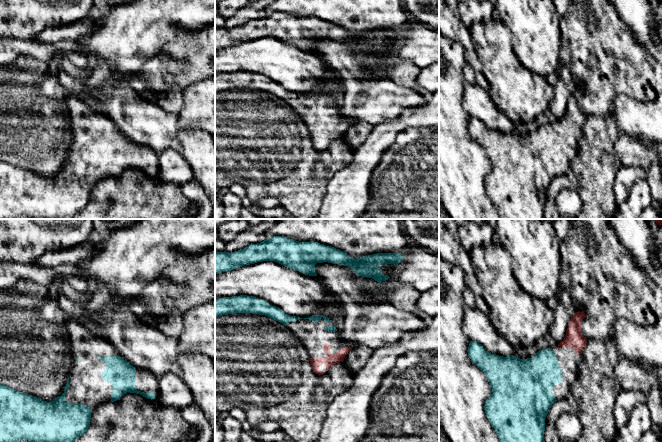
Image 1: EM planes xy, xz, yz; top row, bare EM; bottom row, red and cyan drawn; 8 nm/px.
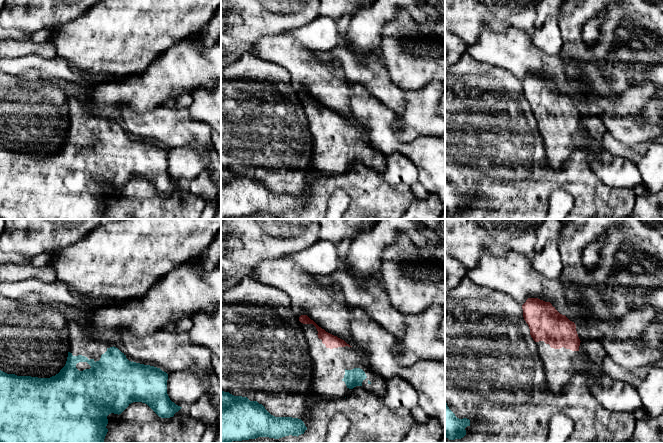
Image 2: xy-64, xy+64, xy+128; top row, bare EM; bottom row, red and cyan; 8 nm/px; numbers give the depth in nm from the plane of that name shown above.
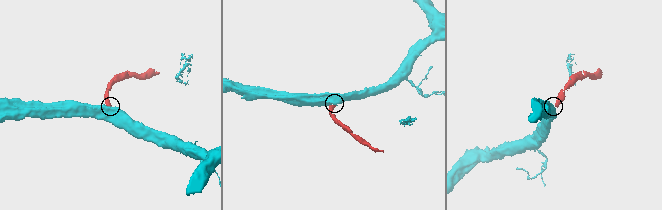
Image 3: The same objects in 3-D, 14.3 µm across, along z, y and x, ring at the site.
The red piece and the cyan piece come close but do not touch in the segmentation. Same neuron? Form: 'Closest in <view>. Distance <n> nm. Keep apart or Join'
Closest in yz. Distance 60 nm. Join

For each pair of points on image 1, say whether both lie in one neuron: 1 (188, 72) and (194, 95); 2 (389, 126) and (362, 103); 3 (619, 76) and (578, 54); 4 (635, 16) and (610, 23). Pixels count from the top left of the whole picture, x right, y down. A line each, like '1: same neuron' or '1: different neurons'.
1: different neurons
2: different neurons
3: same neuron
4: different neurons

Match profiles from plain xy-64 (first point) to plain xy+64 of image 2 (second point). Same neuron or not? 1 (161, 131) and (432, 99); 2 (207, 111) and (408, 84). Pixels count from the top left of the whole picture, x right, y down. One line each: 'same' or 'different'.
1: different
2: different

